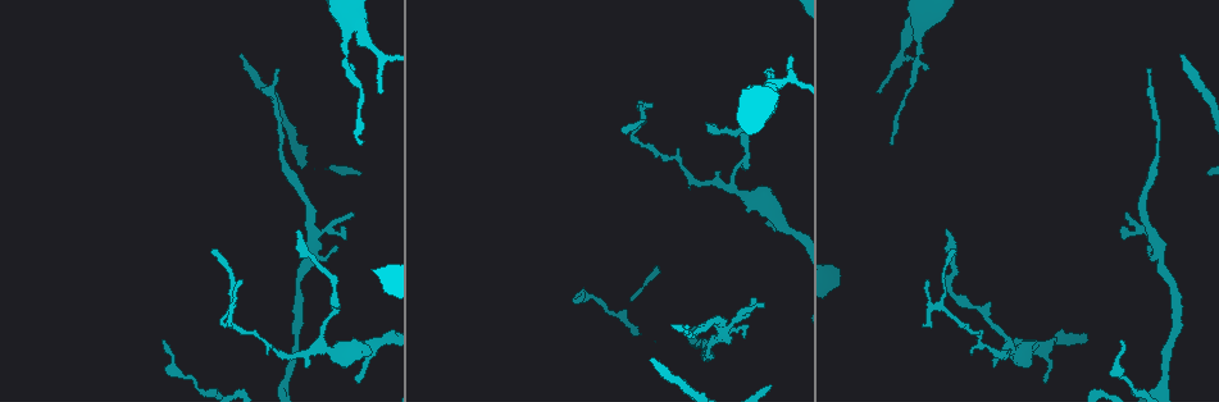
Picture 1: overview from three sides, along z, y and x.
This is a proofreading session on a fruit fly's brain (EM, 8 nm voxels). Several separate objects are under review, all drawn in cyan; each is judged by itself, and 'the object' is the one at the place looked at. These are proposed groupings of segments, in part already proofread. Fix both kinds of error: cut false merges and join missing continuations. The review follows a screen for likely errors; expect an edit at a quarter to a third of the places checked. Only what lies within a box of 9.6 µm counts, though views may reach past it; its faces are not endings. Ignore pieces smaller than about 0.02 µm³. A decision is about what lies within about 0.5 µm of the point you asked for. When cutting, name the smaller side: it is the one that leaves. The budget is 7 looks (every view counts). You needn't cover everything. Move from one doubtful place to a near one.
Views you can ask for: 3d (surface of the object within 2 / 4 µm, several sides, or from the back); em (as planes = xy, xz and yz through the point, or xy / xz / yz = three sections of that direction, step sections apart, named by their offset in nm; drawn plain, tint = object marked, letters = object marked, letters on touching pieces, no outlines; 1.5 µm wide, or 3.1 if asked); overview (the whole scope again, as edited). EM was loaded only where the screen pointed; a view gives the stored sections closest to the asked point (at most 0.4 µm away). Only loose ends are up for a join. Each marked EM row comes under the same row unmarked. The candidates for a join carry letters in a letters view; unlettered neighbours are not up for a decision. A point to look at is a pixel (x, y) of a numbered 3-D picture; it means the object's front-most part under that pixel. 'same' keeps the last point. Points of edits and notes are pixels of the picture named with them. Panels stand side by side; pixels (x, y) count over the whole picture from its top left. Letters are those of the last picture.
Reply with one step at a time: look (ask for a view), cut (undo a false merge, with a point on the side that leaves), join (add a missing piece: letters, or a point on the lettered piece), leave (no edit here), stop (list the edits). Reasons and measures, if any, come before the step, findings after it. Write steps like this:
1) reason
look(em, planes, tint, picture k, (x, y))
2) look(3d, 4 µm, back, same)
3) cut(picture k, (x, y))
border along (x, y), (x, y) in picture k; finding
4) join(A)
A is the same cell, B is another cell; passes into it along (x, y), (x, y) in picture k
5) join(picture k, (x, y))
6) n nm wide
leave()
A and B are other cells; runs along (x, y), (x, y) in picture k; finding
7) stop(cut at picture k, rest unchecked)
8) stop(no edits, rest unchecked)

thin end
look(3d, 2 µm, picture 1, (879, 93))

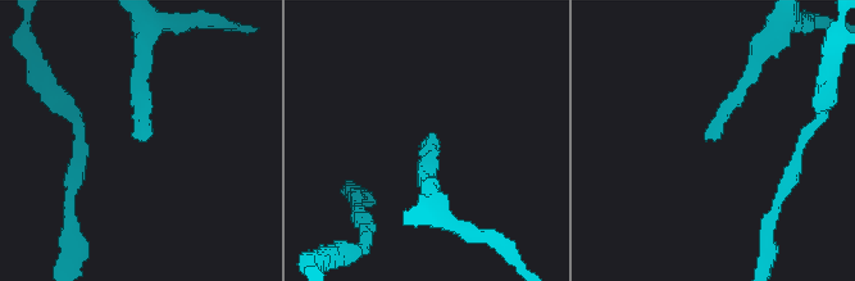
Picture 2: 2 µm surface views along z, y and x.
now the EM
look(em, yz, step 8, tint, picture 2, (707, 138))

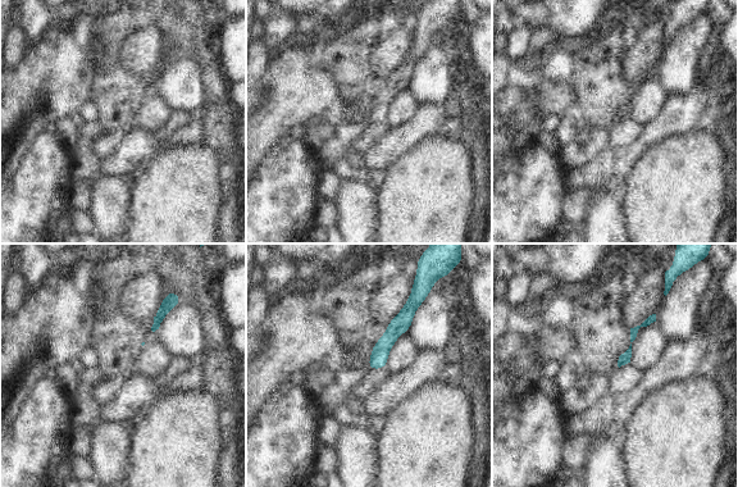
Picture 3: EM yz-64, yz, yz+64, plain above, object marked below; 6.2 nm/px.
another direction
look(em, planes, letters, same)

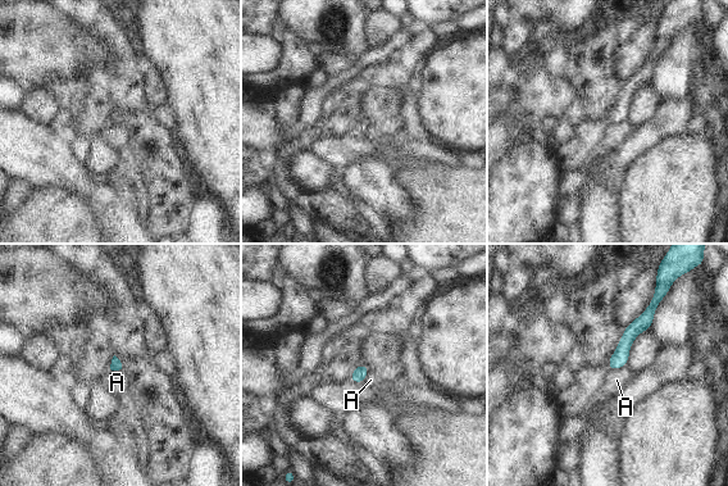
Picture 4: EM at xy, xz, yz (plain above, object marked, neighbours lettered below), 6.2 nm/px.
A touches over 120 nm
leave()
A is another cell; no lettered piece goes on from it

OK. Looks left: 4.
thin end
look(3d, 2 µm, picture 1, (231, 325))

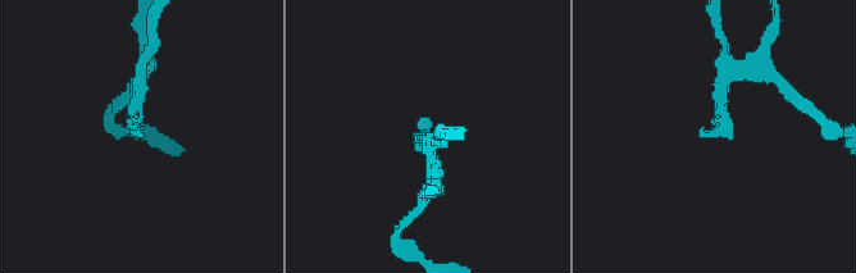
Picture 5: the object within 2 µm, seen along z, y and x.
look(em, yz, step 8, tint, picture 5, (141, 136))

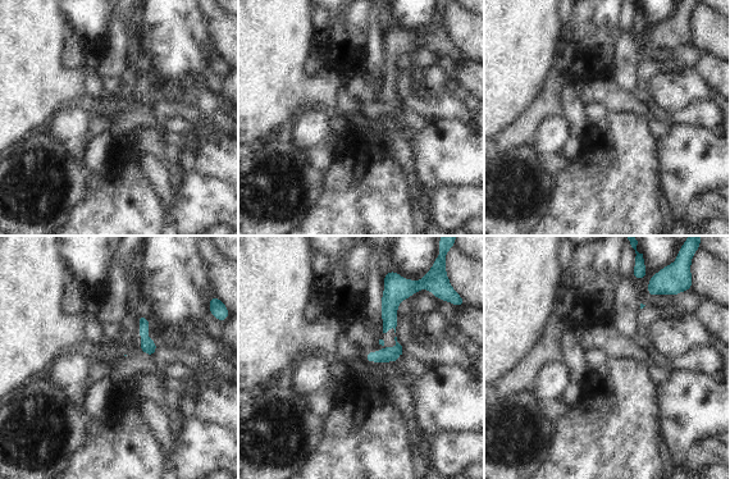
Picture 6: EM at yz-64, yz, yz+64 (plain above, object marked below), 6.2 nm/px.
what lies round it
look(em, yz, step 8, letters, same)

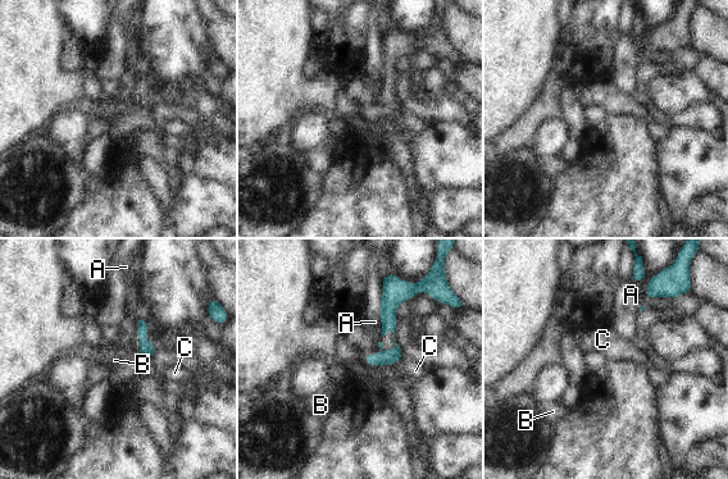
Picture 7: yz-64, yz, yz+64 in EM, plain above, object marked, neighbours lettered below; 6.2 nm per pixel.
leave()
A, B and C are other cells; border along (400, 356), (396, 365) in picture 7; none of them fits

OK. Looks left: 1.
stop(no edits, rest unchecked)

